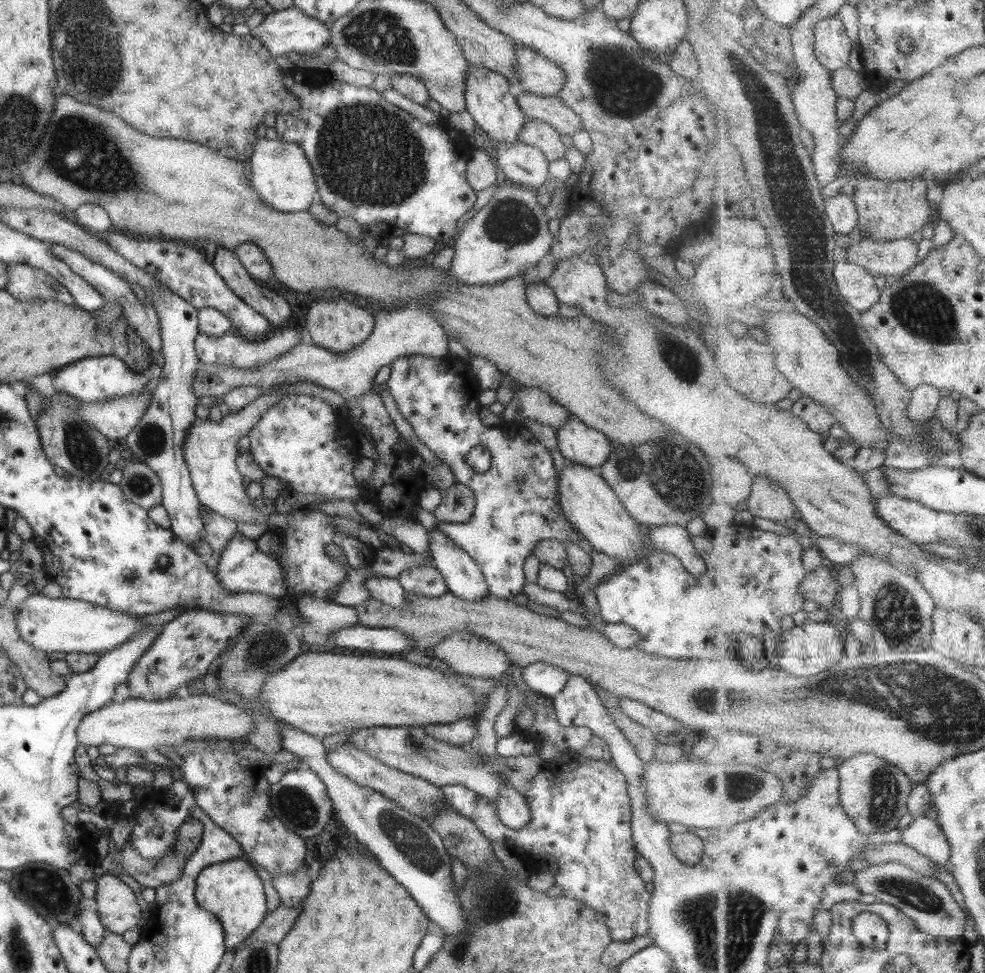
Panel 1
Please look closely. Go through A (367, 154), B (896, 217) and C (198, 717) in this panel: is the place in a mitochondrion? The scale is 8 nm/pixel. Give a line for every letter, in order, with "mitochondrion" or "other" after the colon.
A: mitochondrion
B: other
C: other

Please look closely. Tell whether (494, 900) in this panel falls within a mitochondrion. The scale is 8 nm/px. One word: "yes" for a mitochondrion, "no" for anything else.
yes

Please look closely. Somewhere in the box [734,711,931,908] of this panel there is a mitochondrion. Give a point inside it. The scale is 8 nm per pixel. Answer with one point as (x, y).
(884, 788)

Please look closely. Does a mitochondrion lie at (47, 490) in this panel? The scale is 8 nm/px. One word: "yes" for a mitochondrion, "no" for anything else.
no

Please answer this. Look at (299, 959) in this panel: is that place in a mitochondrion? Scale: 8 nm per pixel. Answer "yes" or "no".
no

